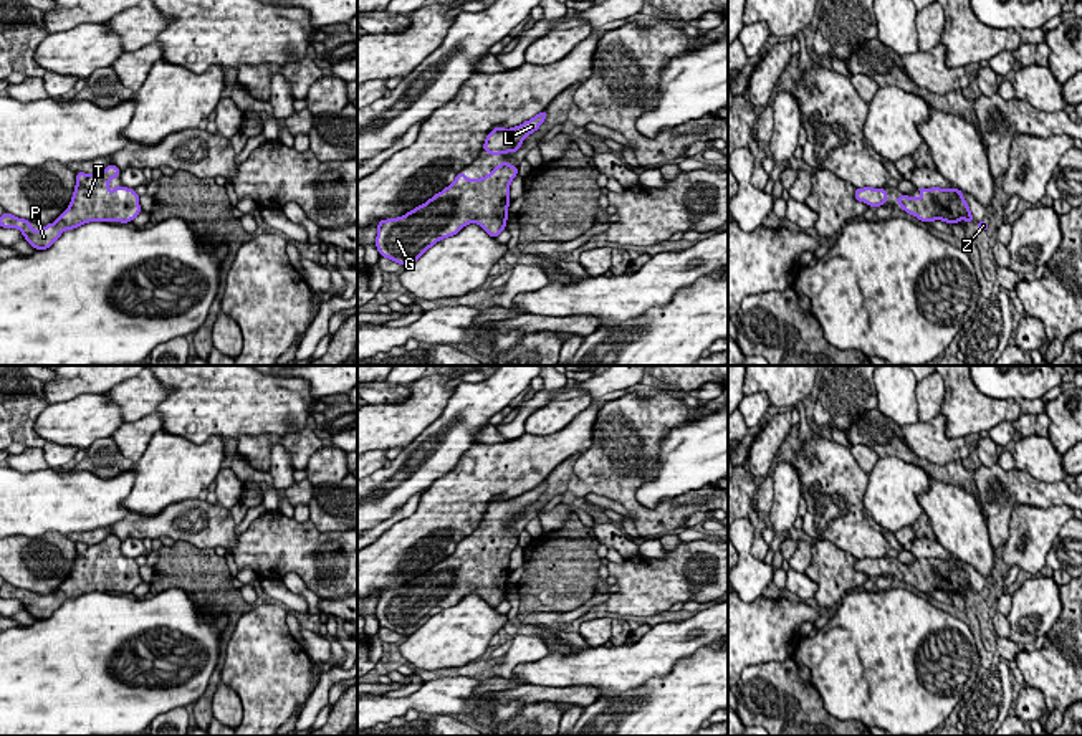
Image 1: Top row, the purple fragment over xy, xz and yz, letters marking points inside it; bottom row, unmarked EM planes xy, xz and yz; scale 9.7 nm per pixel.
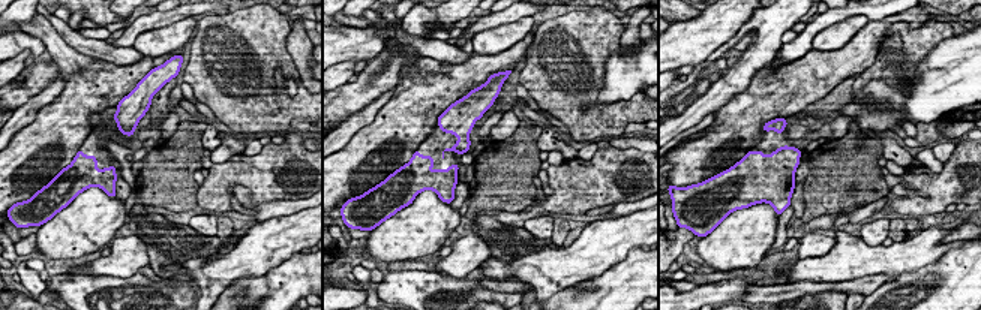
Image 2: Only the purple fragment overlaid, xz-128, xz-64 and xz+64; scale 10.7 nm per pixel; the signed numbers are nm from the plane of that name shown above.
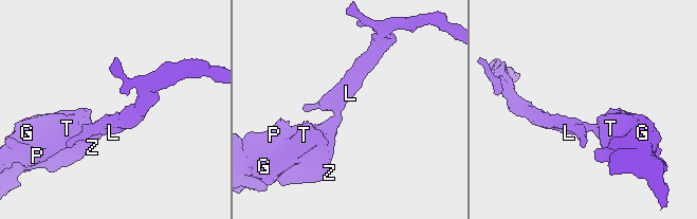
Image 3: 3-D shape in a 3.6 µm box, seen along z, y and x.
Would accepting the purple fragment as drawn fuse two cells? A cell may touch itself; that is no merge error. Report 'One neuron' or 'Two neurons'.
One neuron

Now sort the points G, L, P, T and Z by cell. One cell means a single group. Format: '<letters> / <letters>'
G L P T Z

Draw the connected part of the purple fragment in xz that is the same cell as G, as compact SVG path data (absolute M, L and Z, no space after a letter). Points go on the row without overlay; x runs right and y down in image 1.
M500 533L481 549L467 549L458 542L455 551L425 574L415 577L402 587L379 590L376 617L381 627L397 632L405 638L417 632L438 610L457 605L468 594L478 594L490 607L496 609L505 599L510 577L510 556L518 546L518 538Z

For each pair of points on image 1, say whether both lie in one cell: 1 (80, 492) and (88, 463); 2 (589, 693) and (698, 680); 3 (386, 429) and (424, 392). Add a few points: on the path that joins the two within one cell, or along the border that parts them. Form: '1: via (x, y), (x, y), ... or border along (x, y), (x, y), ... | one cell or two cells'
1: border along (70, 470), (103, 478), (126, 470) | two cells
2: border along (596, 698), (586, 707) | two cells
3: via (396, 422), (416, 402) | one cell

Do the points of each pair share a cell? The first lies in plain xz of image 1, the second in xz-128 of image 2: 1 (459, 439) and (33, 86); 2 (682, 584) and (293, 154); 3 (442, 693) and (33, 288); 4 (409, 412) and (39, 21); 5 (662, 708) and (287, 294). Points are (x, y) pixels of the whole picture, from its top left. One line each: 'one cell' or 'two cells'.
1: one cell
2: one cell
3: two cells
4: two cells
5: one cell

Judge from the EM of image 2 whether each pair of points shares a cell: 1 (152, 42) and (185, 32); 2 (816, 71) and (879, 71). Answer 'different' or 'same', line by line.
1: same
2: different

